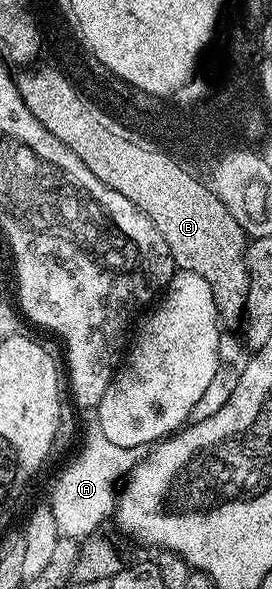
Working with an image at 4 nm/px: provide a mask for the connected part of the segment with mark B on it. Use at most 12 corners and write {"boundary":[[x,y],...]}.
{"boundary":[[20,74],[30,114],[130,198],[173,265],[210,285],[221,325],[248,306],[250,240],[203,179]]}

